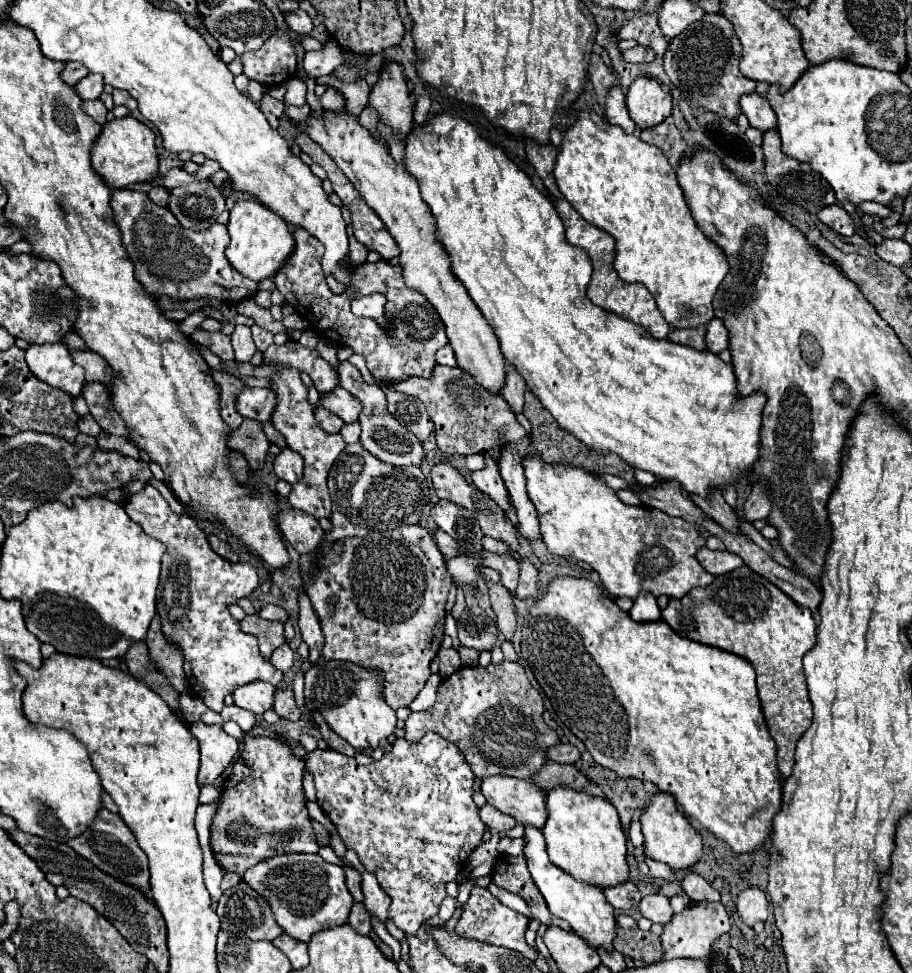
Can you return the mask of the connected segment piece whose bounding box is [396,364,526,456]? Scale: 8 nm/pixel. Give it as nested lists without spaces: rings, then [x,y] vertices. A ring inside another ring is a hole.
[[[438,364],[430,380],[414,376],[406,382],[396,384],[396,390],[416,396],[424,402],[436,426],[436,444],[446,454],[478,454],[488,448],[496,448],[502,442],[518,442],[526,436],[526,430],[518,424],[508,402],[500,394],[488,394],[486,390],[478,390],[478,386],[472,382],[472,376],[464,374],[464,370],[460,370],[458,366],[448,368]]]

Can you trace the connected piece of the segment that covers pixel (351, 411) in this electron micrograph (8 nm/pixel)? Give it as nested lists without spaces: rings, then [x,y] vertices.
[[[338,386],[336,390],[332,390],[332,394],[326,394],[320,404],[328,410],[332,410],[336,416],[340,416],[346,424],[358,422],[360,416],[360,402],[356,402],[356,398],[344,390],[342,386]]]

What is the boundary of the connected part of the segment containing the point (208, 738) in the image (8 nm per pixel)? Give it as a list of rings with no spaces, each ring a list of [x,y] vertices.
[[[194,722],[188,726],[188,730],[200,742],[198,784],[212,784],[238,754],[238,740],[228,736],[222,726]]]

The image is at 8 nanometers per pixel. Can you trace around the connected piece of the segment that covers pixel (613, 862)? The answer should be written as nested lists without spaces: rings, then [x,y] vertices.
[[[554,788],[546,796],[548,820],[542,828],[550,860],[578,882],[594,884],[598,888],[612,888],[628,880],[626,836],[618,820],[616,808],[604,798],[570,788]]]

